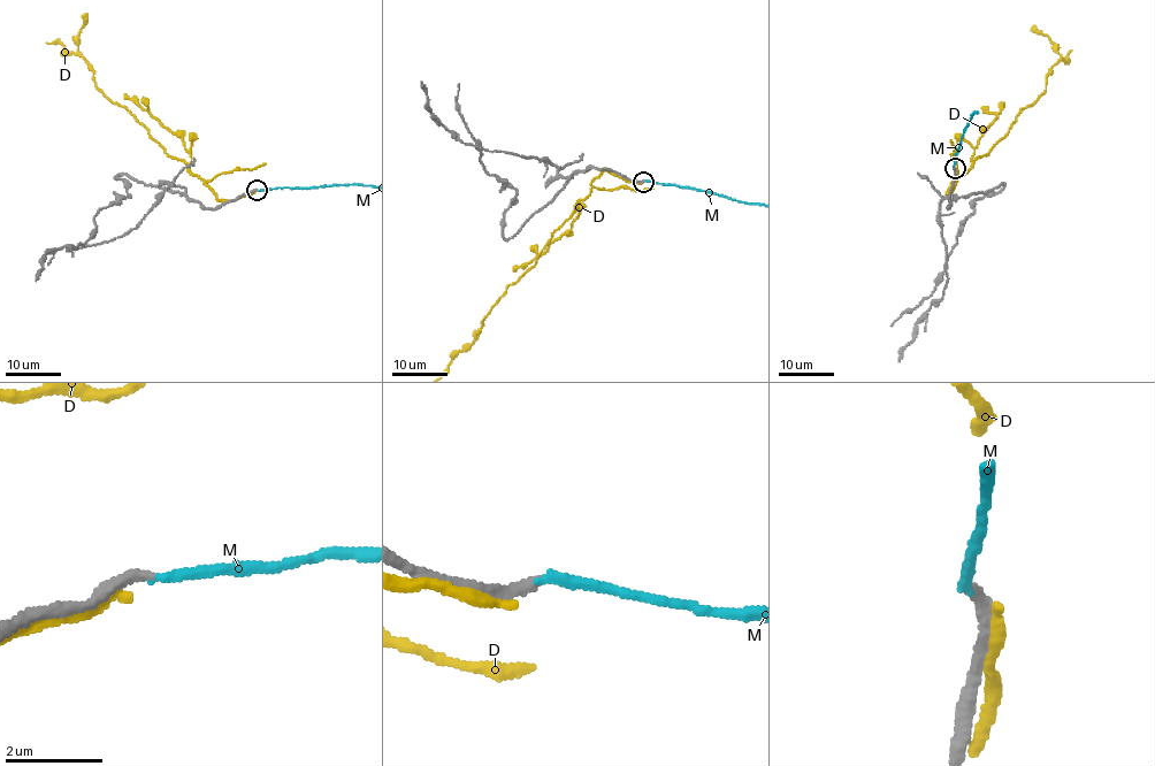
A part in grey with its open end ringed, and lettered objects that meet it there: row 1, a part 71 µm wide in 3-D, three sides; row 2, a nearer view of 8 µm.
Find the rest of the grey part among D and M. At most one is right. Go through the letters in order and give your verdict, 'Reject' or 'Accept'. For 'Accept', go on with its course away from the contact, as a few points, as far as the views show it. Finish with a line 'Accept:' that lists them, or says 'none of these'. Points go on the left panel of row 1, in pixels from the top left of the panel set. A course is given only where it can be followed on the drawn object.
D: Reject
M: Reject
Accept: none of these

